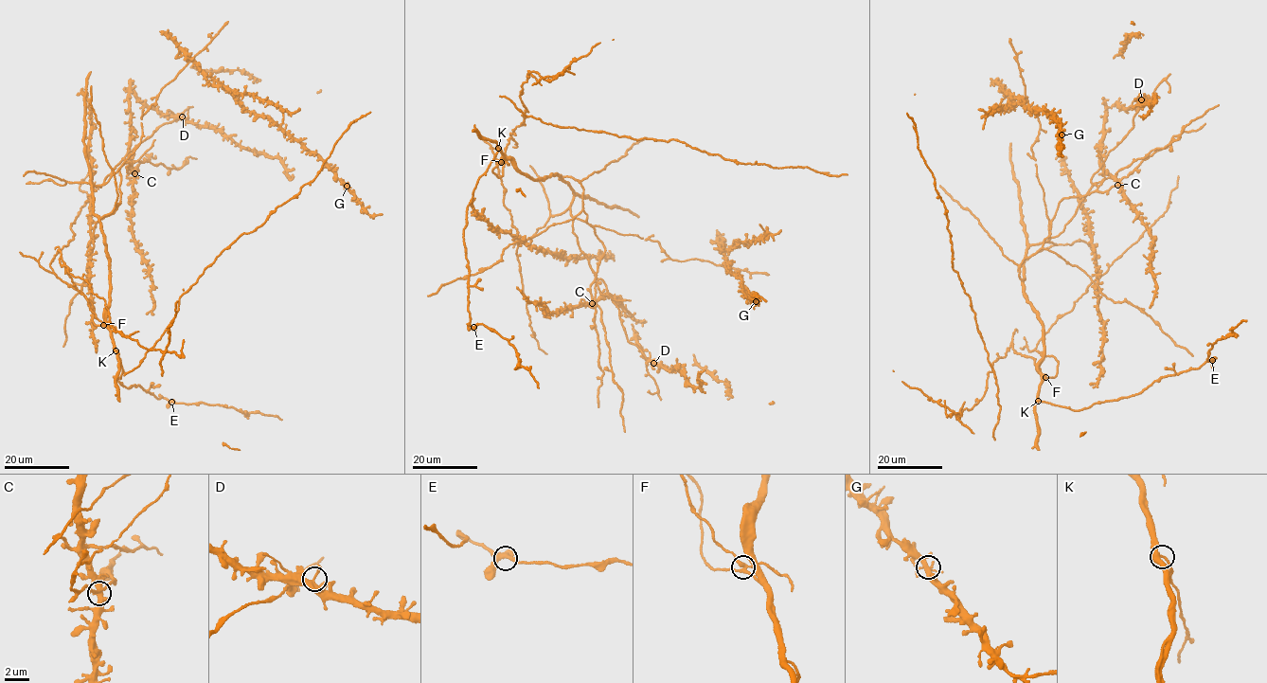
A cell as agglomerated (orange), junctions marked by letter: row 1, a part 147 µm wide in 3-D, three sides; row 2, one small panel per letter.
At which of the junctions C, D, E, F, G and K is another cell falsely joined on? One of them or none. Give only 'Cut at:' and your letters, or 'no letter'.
Cut at: F

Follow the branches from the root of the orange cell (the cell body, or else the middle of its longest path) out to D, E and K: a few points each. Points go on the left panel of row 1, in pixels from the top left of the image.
D: (104, 324), (107, 327), (110, 270), (91, 182), (100, 187), (128, 152), (182, 116)
E: (104, 324), (123, 369), (120, 379), (113, 377), (129, 388), (138, 386), (171, 402)
K: (104, 324), (115, 350)

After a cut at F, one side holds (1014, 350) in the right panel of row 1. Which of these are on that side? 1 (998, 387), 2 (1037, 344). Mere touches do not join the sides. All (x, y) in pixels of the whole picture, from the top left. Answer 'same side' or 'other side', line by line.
1: other side
2: other side

